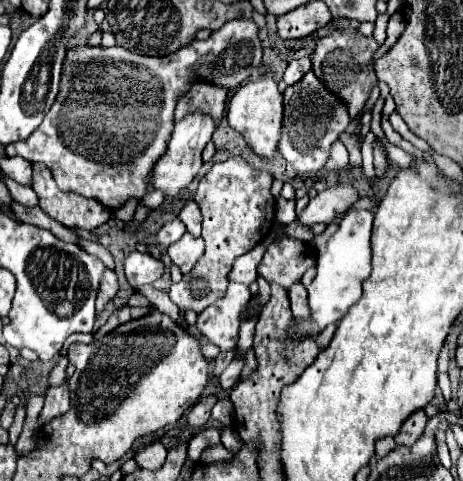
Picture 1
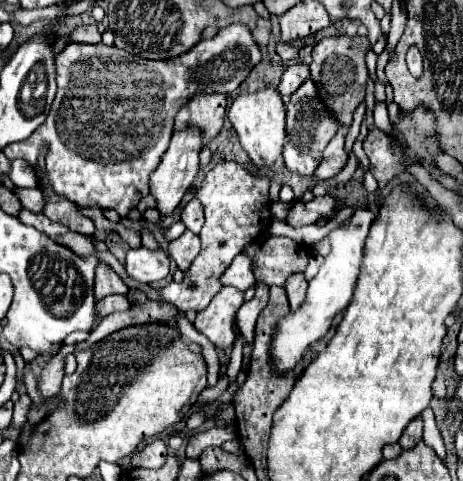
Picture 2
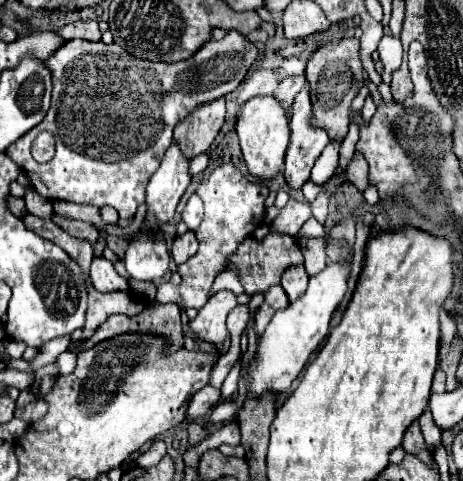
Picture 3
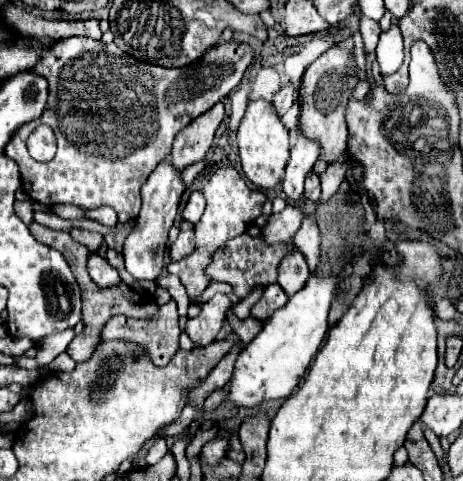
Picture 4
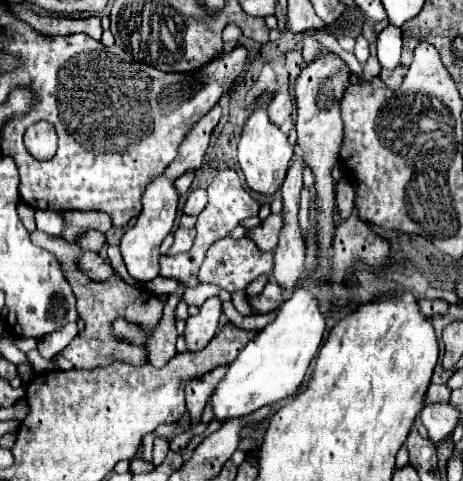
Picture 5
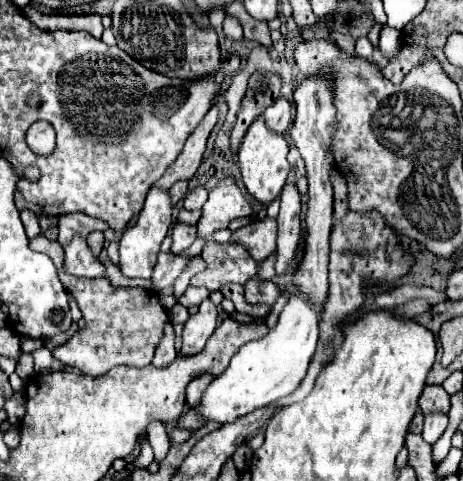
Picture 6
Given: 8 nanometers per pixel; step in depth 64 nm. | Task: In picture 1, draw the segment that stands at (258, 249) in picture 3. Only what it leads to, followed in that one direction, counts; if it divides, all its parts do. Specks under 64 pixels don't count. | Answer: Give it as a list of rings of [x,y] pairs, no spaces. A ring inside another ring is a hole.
[[[280,238],[266,248],[264,258],[258,264],[258,274],[264,280],[276,282],[288,290],[292,284],[300,282],[302,274],[314,264],[316,264],[314,248],[310,250],[308,244],[294,238]]]

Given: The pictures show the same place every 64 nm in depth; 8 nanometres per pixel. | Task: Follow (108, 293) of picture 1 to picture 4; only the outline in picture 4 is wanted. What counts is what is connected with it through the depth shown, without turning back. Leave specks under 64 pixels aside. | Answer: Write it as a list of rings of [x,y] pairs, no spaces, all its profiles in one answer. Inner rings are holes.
[[[90,254],[90,256],[88,256],[88,264],[86,264],[86,268],[88,268],[90,278],[92,278],[98,286],[108,288],[108,286],[120,282],[118,270],[112,268],[112,266],[108,264],[108,260],[102,258],[102,256],[98,256],[98,254]]]

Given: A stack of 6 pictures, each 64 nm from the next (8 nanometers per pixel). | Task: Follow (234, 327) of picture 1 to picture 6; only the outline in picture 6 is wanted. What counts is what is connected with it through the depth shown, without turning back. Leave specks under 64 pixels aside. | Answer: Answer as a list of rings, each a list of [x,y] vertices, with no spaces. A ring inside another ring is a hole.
[[[204,300],[200,304],[200,310],[188,318],[188,322],[184,324],[184,334],[182,334],[182,348],[180,354],[182,356],[192,356],[198,354],[206,340],[214,334],[216,330],[216,322],[218,322],[218,312],[216,306],[210,300]]]

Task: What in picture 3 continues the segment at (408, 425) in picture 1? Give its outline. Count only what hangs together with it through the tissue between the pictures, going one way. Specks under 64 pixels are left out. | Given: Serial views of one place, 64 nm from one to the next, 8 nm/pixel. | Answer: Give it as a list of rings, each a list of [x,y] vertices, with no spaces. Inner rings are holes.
[[[414,422],[406,434],[404,434],[404,442],[402,442],[402,448],[408,452],[408,454],[414,454],[414,456],[420,456],[420,460],[424,460],[424,464],[432,464],[432,452],[428,450],[426,442],[424,442],[424,436],[420,432],[420,426],[418,422]]]

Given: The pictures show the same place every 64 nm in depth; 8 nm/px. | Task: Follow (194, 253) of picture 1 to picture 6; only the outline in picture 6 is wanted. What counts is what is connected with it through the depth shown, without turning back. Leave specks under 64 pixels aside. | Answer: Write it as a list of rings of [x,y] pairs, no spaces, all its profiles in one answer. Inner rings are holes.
[[[176,222],[172,228],[172,254],[184,252],[196,240],[196,226]]]

